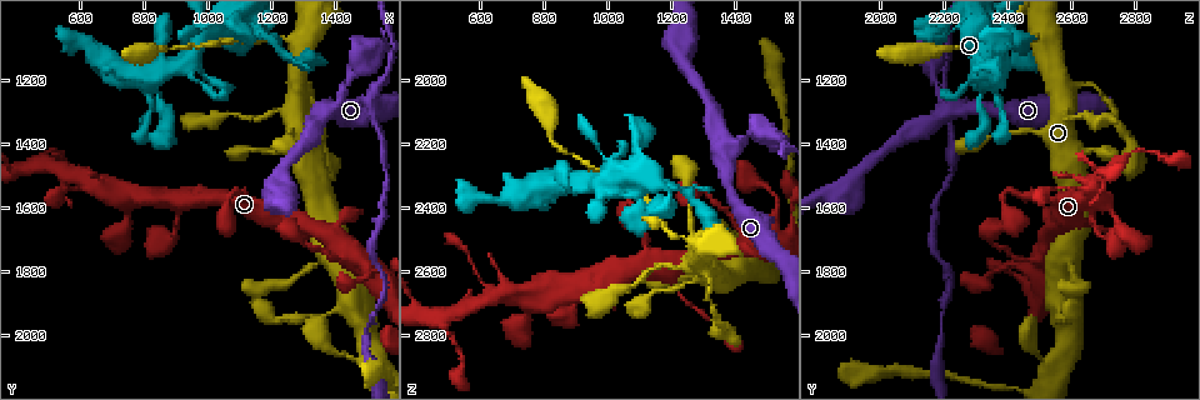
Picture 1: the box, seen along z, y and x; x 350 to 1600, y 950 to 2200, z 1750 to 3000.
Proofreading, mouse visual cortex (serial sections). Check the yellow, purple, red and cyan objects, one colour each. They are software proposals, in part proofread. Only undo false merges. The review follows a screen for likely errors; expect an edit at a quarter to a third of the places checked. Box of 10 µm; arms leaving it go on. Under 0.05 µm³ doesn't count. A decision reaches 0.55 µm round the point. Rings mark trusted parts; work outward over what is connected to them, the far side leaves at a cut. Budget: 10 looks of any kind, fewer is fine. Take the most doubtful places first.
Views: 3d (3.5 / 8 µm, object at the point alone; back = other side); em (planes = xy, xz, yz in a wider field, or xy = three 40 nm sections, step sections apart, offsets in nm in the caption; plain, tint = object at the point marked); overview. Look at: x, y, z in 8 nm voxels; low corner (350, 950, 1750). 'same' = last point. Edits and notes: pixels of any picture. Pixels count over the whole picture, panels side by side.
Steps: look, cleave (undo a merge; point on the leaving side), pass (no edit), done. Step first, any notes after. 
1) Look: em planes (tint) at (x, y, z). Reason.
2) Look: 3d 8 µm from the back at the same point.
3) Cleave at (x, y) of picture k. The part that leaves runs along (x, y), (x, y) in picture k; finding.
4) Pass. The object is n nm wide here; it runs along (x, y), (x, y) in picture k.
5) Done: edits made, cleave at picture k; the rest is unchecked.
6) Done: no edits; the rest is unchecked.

Look: 3d 3.5 µm at (1520, 1110, 2180). Narrows sharply.

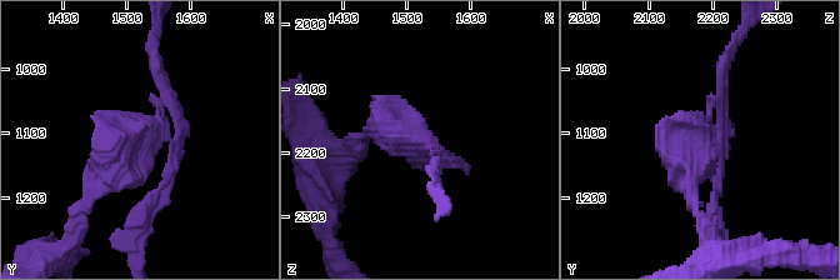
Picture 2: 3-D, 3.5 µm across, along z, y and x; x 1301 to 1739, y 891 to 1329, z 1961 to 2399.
Look: em xy step 5 (tint) at (1520, 1105, 2180). Shape alone is not enough.

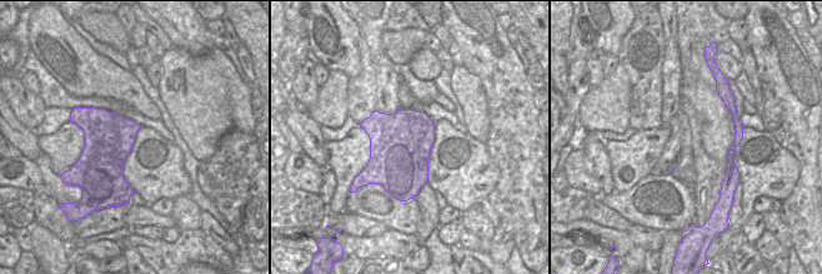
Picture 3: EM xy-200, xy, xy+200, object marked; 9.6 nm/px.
Cleave at (429, 163) of picture 2. The part that leaves runs along (173, 146), (138, 254) in picture 2; a second cell is stuck on.

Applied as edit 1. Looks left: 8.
Look: overview. See it whole again.

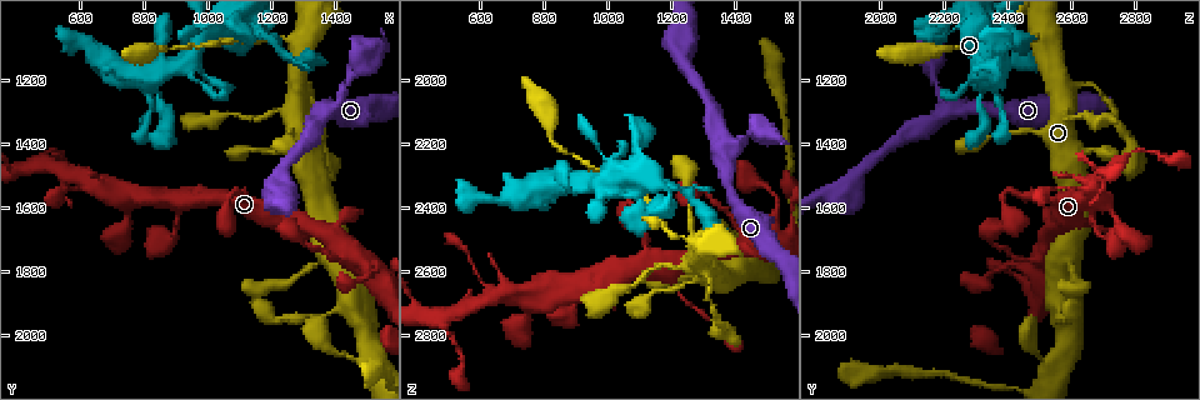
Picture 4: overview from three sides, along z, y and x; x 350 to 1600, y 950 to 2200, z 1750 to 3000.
Look: 3d 3.5 µm at (1290, 1240, 2590). Thick turns thin.

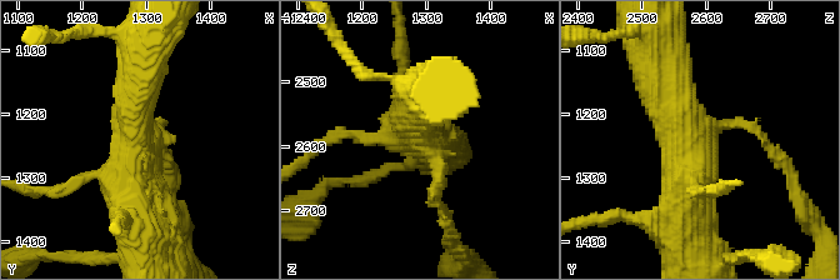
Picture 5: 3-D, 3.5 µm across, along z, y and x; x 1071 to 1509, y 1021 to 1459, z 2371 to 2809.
Look: em xy step 1 (tint) at (1300, 1245, 2590). 4 arms meet here; the arms are 150, 150, 500, 600 nm wide.

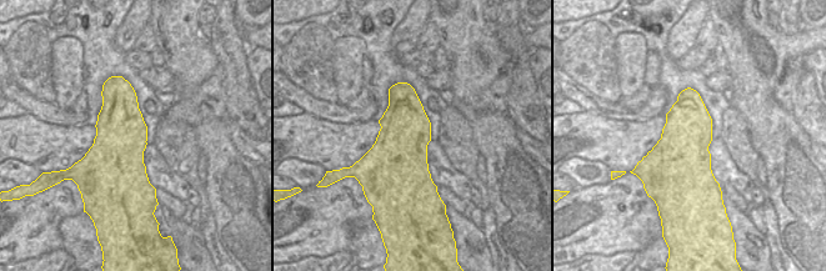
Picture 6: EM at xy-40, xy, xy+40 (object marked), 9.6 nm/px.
Pass. It runs along (679, 221), (689, 159), (663, 71) in picture 5; one cell here.

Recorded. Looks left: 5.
Look: 3d 3.5 µm at (1470, 1770, 2500). Thin arm on a thick one.

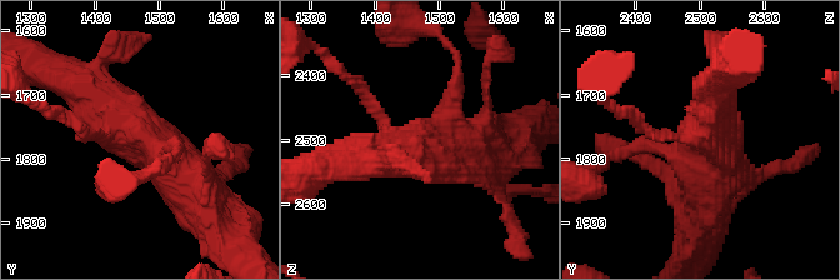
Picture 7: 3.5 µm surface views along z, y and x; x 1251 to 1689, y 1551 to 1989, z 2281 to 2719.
Look: em xy step 1 (tint) at (1470, 1765, 2505). 4 arms meet here; the arms are 150, 200, 450, 600 nm wide.

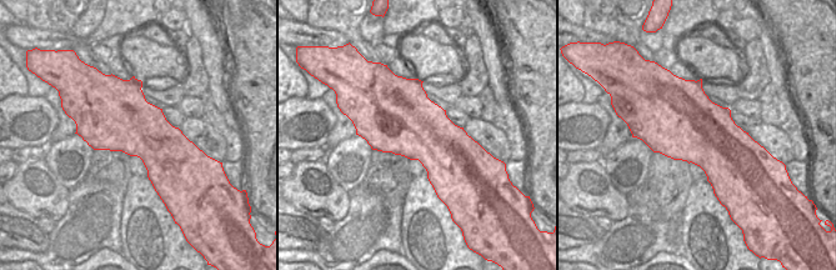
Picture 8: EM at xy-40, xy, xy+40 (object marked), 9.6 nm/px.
Pass. It runs along (78, 85), (116, 108), (196, 193) in picture 7; one cell here.

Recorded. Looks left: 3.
Look: 3d 3.5 µm at (1000, 1030, 2280). Looks like a crossing.

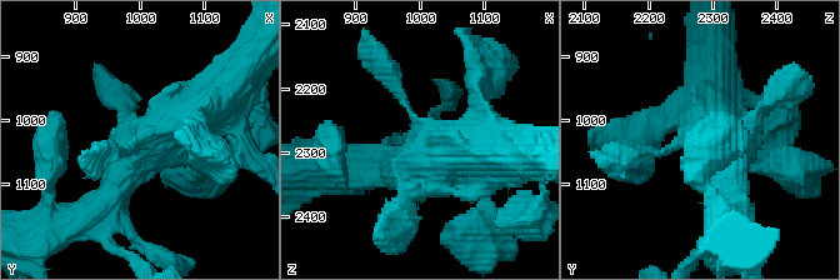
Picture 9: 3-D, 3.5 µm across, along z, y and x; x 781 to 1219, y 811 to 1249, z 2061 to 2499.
Pass. One cell here.

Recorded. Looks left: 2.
Done: edits made, cleave at picture 2; the rest is unchecked.

